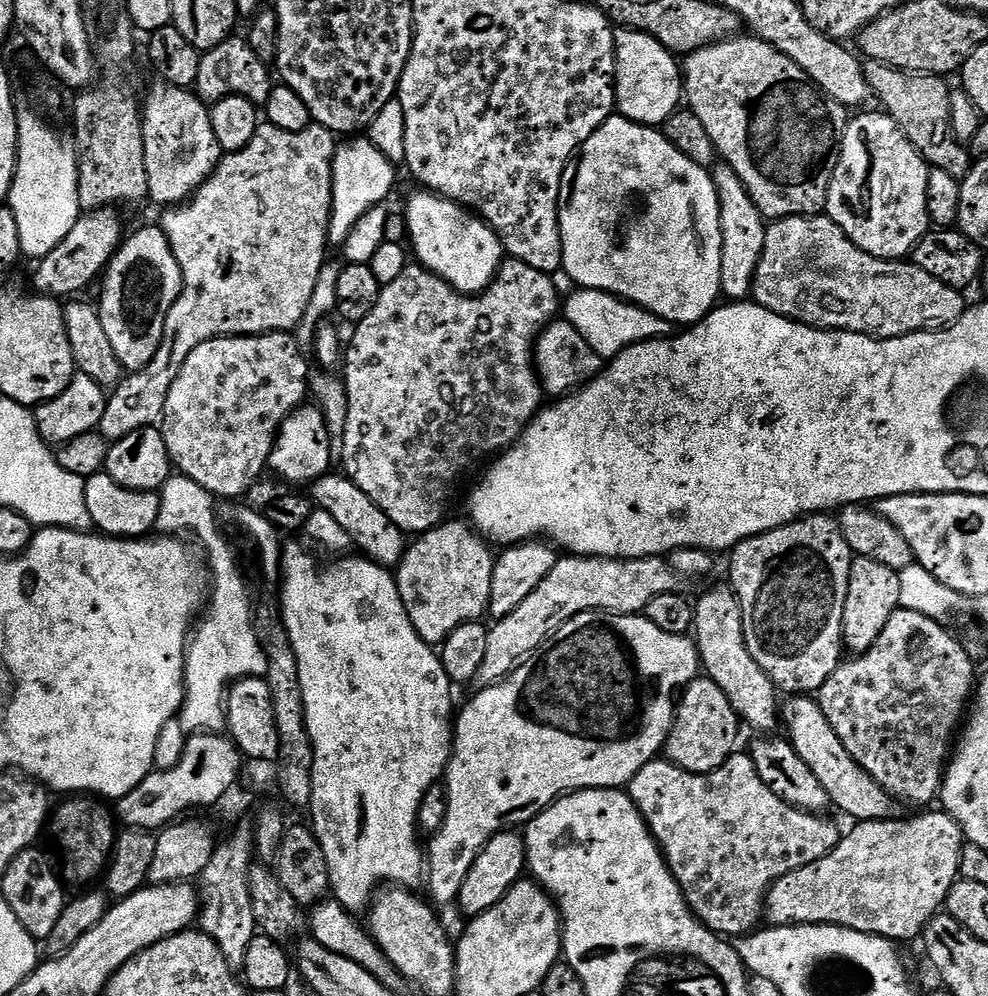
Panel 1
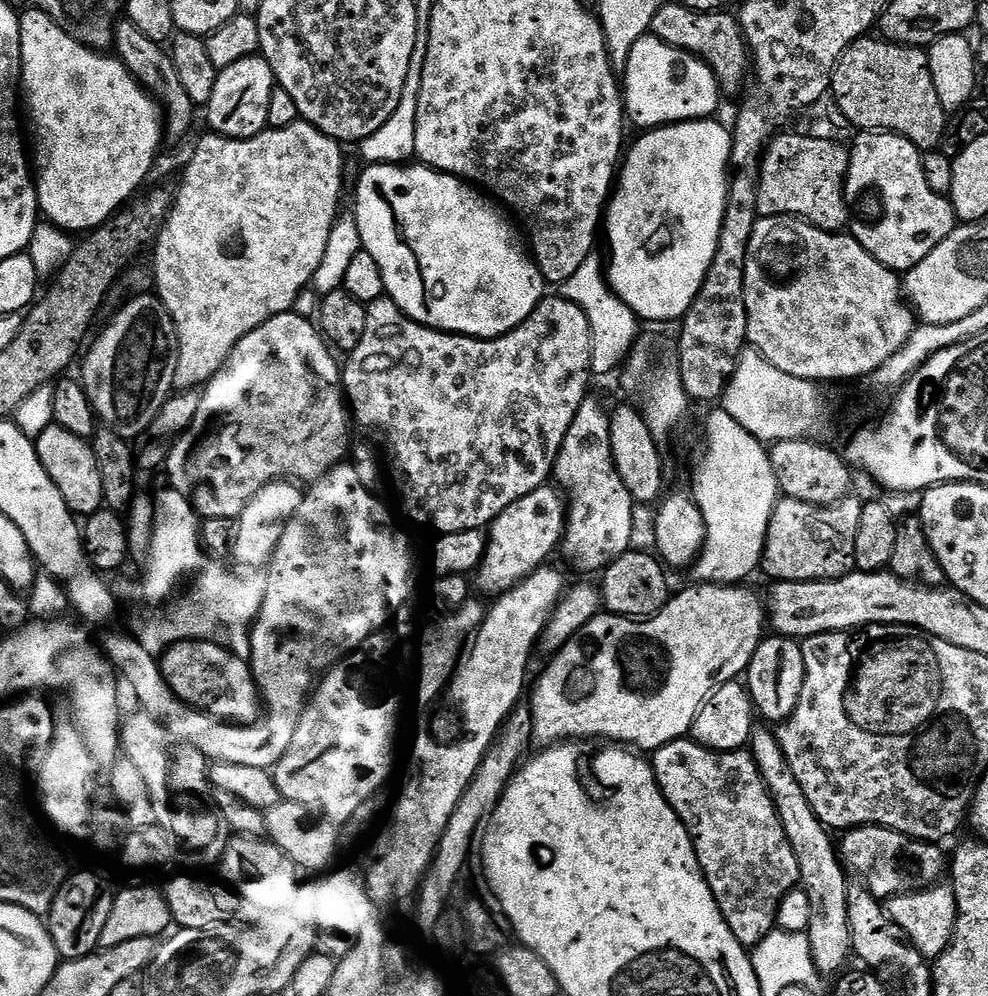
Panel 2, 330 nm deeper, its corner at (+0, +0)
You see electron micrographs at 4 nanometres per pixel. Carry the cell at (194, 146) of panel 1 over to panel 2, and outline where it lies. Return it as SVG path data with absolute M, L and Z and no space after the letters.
M124 18L117 23L116 39L114 41L115 55L130 70L130 74L136 77L145 88L149 89L153 97L158 98L166 113L166 132L172 136L184 136L188 127L192 124L192 111L194 105L192 99L182 90L182 82L178 78L178 70L174 70L174 62L169 49L164 44L154 42L138 30L131 20Z

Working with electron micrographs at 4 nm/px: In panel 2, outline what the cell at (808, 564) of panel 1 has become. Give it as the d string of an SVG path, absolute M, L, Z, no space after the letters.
M849 494L835 504L811 504L781 498L770 518L764 543L763 571L777 572L780 580L837 580L856 568L854 542L858 538L861 501Z

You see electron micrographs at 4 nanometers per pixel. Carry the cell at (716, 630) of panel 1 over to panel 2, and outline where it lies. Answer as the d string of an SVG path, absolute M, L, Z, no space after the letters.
M753 727L750 751L756 760L756 765L760 767L764 784L776 803L780 821L798 858L802 891L810 898L810 922L806 935L816 963L816 971L821 977L832 975L835 977L845 971L844 963L847 962L848 956L850 960L853 955L848 917L849 873L842 863L834 840L832 844L831 838L828 837L829 829L816 817L802 786L798 786L775 731L771 727L768 728Z

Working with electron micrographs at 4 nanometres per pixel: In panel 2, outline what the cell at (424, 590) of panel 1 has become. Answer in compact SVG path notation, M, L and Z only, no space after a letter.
M545 486L526 494L514 502L490 525L490 543L482 561L484 580L496 591L503 594L520 581L527 579L545 563L552 551L557 551L564 535L566 504L560 501L561 493L555 487Z

